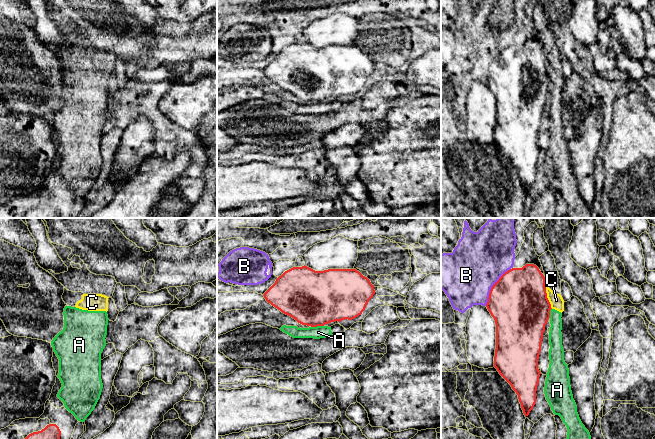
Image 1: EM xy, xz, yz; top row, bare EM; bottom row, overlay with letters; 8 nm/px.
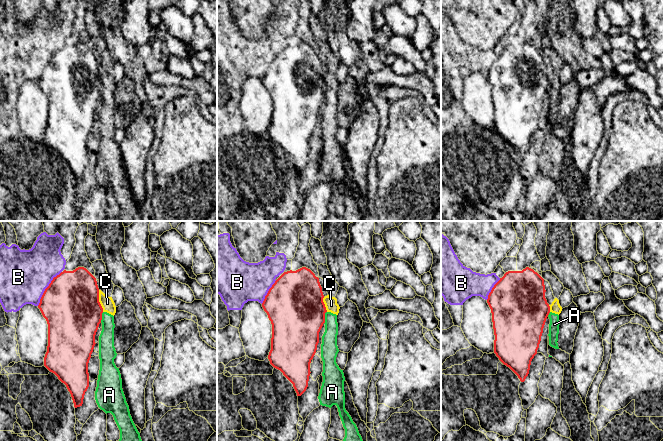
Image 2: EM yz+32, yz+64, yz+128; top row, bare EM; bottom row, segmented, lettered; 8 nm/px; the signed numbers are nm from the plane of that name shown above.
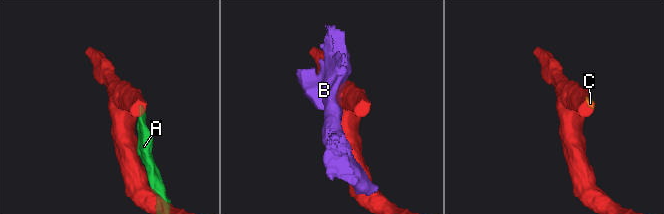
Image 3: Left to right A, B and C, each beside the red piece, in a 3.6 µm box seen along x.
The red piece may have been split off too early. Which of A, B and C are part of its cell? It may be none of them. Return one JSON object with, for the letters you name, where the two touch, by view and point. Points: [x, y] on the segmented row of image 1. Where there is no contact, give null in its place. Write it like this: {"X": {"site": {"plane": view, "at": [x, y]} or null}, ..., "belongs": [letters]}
{"belongs": []}

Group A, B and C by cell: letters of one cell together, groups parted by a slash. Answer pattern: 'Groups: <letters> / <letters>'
Groups: A C / B

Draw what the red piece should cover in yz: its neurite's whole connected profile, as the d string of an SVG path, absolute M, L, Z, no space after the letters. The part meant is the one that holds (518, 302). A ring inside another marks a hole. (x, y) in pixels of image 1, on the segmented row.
M534 264L512 268L492 286L486 307L496 324L494 367L518 395L523 413L529 415L536 403L540 371L538 359L545 325L550 318L546 278Z

